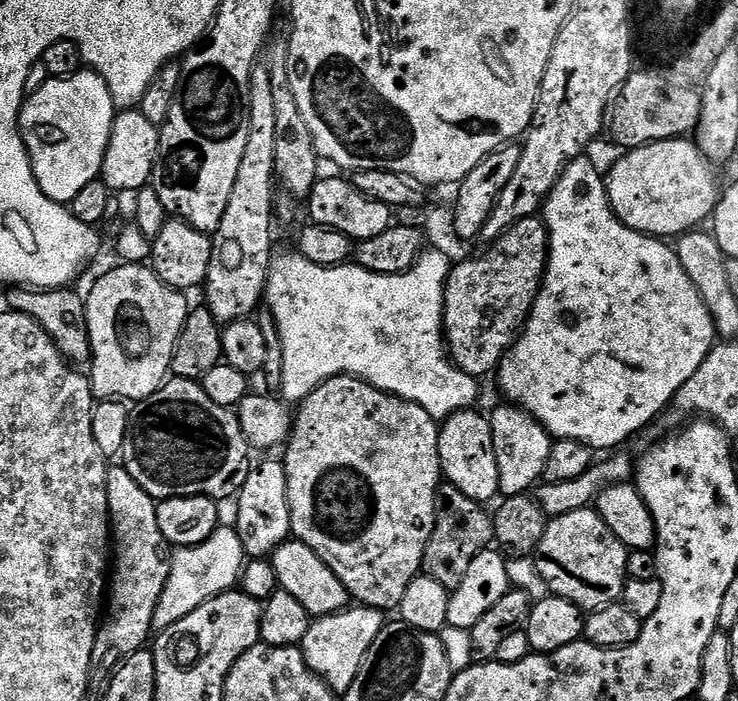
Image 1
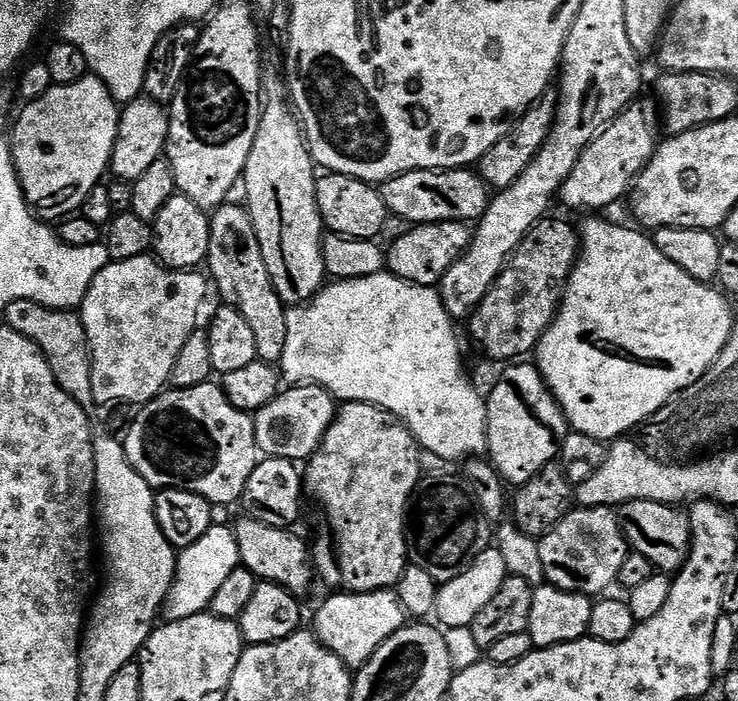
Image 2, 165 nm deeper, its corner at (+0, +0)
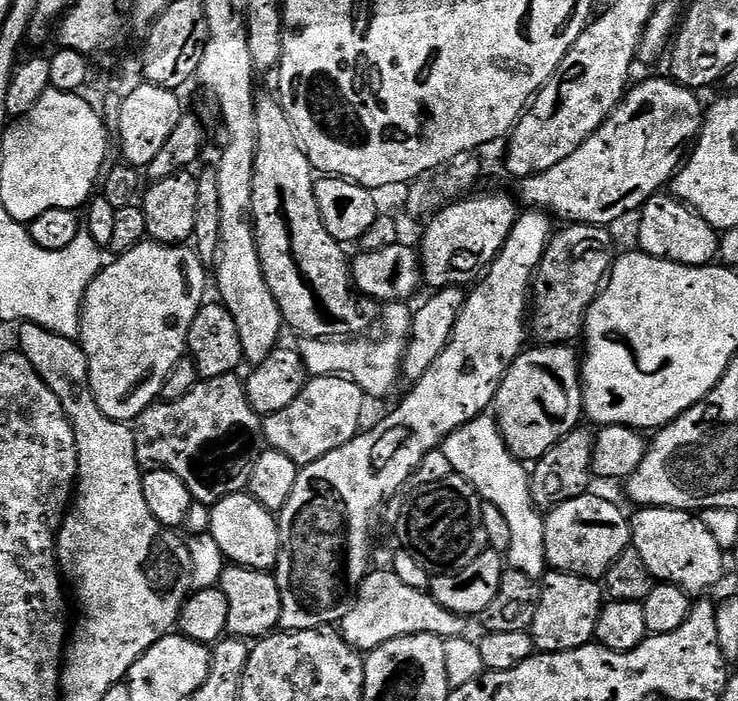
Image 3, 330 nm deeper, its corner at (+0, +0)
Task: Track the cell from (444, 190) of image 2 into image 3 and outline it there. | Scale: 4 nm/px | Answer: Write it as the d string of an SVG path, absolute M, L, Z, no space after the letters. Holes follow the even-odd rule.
M671 78L665 80L644 80L641 84L633 83L624 93L624 99L612 113L608 115L603 126L594 135L586 138L570 158L558 162L558 166L550 166L542 174L528 176L519 181L520 196L518 200L525 209L539 210L558 215L564 222L574 224L599 224L612 226L615 220L623 216L639 213L640 209L652 196L661 191L660 188L669 183L680 171L690 149L700 135L700 127L704 125L705 109L700 108L700 100L691 88L683 88Z

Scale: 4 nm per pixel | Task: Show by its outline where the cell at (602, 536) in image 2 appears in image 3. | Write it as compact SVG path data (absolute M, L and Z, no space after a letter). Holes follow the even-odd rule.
M585 494L562 502L544 516L546 558L549 569L572 572L576 576L602 578L608 568L631 545L632 526L629 517L612 500Z

